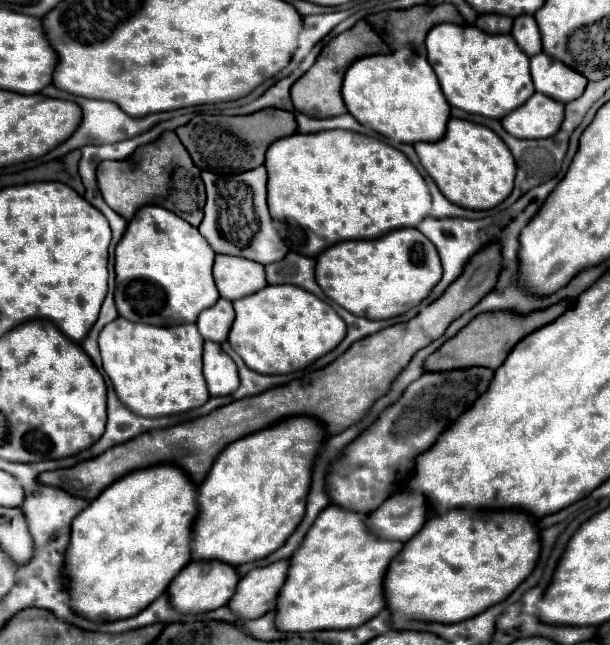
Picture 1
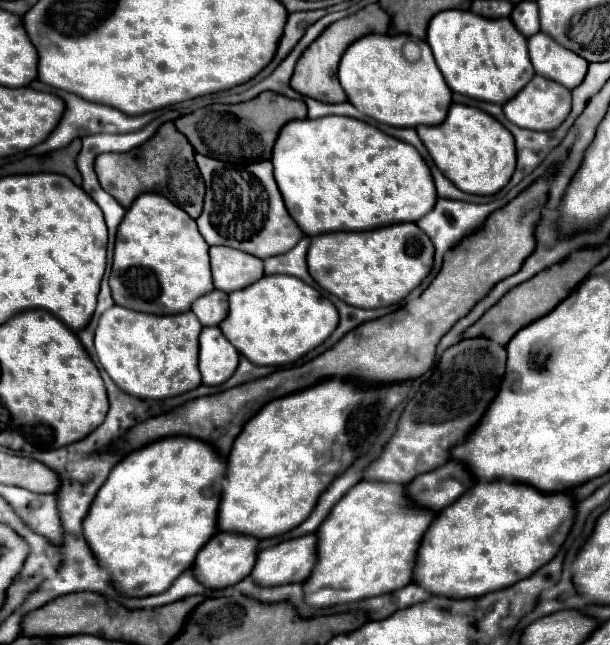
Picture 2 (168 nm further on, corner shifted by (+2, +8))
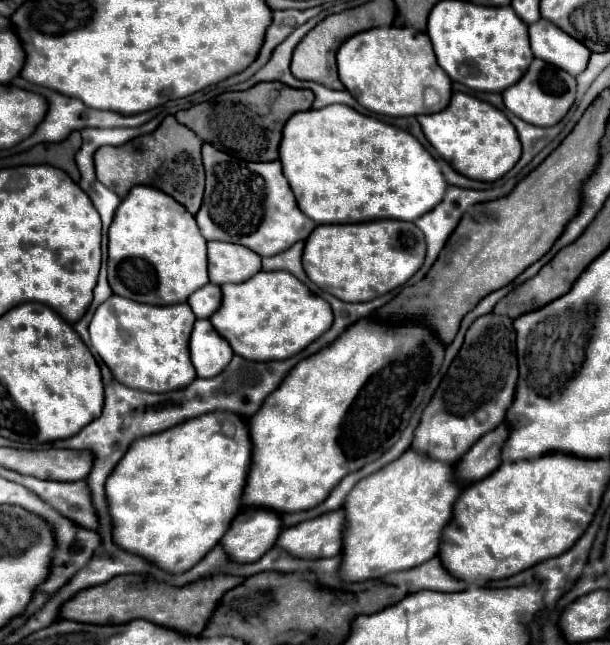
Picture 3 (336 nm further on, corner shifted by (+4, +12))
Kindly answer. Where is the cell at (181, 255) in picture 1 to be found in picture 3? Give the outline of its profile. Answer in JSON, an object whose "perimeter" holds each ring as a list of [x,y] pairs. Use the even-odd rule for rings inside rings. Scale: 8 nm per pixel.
{"perimeter":[[[135,186],[121,202],[115,212],[115,220],[109,228],[109,262],[115,262],[115,278],[119,286],[113,286],[113,294],[153,304],[153,306],[167,306],[185,302],[191,292],[199,290],[203,284],[209,284],[207,276],[207,254],[205,254],[205,238],[201,236],[195,216],[189,214],[177,200],[167,196],[165,192],[151,188],[151,186]]]}

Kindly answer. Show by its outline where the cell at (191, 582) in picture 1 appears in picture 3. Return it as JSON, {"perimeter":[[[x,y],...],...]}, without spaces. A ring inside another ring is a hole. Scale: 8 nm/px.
{"perimeter":[[[247,508],[233,518],[219,544],[231,562],[251,564],[271,550],[271,544],[275,544],[275,536],[279,536],[279,532],[281,518],[277,512]]]}

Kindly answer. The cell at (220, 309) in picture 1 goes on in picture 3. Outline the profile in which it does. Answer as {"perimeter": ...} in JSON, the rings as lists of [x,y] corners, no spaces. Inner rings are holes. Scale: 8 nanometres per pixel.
{"perimeter":[[[207,284],[203,288],[199,288],[197,292],[193,292],[187,300],[187,304],[191,306],[193,314],[197,318],[209,318],[211,314],[217,312],[219,304],[221,304],[221,288],[215,284]]]}

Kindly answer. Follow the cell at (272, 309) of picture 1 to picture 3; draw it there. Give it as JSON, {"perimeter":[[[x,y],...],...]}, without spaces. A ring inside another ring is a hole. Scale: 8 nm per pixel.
{"perimeter":[[[259,272],[241,284],[223,284],[223,304],[211,316],[213,328],[231,344],[241,358],[267,362],[299,354],[333,324],[329,302],[315,296],[289,272]]]}

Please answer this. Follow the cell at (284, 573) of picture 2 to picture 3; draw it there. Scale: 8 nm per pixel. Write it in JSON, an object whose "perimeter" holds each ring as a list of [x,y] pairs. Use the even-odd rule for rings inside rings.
{"perimeter":[[[333,510],[297,526],[285,528],[275,546],[293,558],[315,560],[333,558],[339,554],[339,540],[343,536],[343,512]]]}

